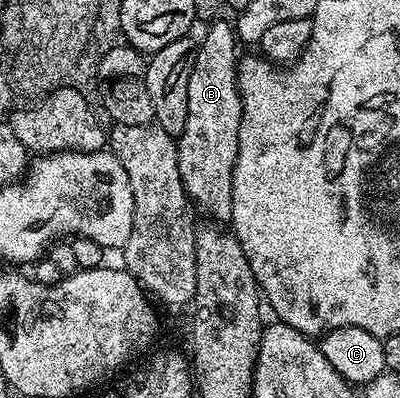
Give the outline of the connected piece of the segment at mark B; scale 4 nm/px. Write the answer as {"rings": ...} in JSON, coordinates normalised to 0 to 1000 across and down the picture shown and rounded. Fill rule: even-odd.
{"rings":[[[573,50],[538,53],[518,73],[508,106],[495,106],[483,148],[483,178],[473,178],[473,299],[463,299],[463,329],[443,349],[448,387],[443,420],[453,430],[458,477],[468,482],[468,503],[500,538],[520,535],[538,560],[575,558],[583,530],[583,420],[593,410],[593,369],[603,329],[603,239],[593,209],[598,146],[603,141],[600,106],[593,101],[588,65]]]}

